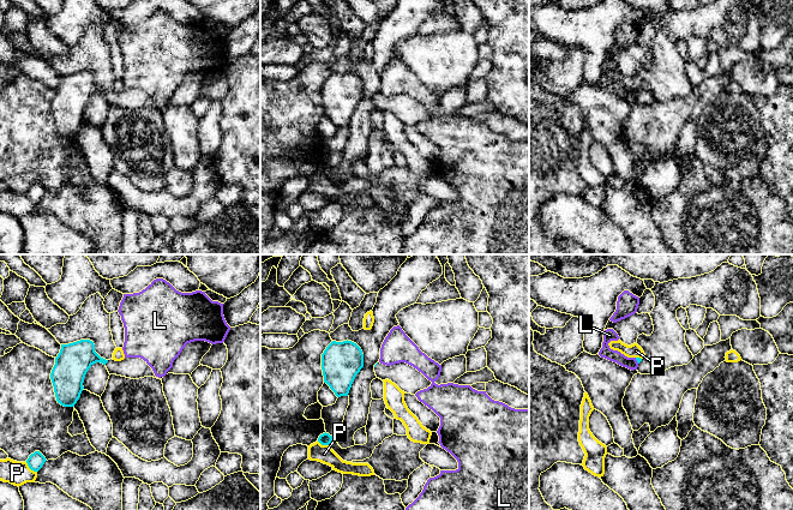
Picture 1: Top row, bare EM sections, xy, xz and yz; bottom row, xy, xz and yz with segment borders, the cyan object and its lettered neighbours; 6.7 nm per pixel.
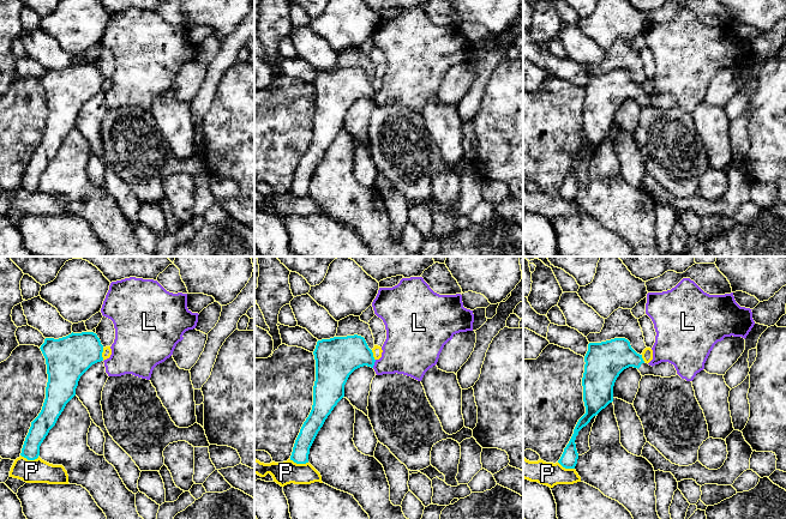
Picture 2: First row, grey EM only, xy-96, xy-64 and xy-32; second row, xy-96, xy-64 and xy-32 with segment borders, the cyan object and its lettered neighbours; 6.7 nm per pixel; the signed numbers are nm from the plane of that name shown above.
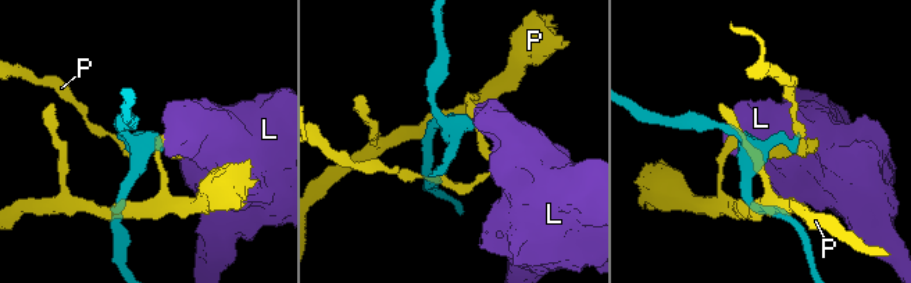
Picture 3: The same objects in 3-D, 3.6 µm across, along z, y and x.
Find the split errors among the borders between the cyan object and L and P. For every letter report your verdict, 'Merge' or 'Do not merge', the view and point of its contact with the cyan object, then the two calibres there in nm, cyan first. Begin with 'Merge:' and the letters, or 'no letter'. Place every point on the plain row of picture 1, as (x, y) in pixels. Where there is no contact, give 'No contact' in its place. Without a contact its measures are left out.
Merge: no letter
L: Do not merge. Touches cyan at yz (636, 90). Thickness 30 nm (cyan) against 80 nm
P: Do not merge. Touches cyan at xy (30, 199). Thickness 110 nm (cyan) against 160 nm

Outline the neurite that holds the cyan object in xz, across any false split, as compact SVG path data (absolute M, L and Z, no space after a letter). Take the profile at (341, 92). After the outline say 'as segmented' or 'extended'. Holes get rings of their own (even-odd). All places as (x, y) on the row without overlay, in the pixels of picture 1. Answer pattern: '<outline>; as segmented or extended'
M348 71L332 72L322 85L324 114L337 128L348 127L352 115L362 98L361 79Z; as segmented

